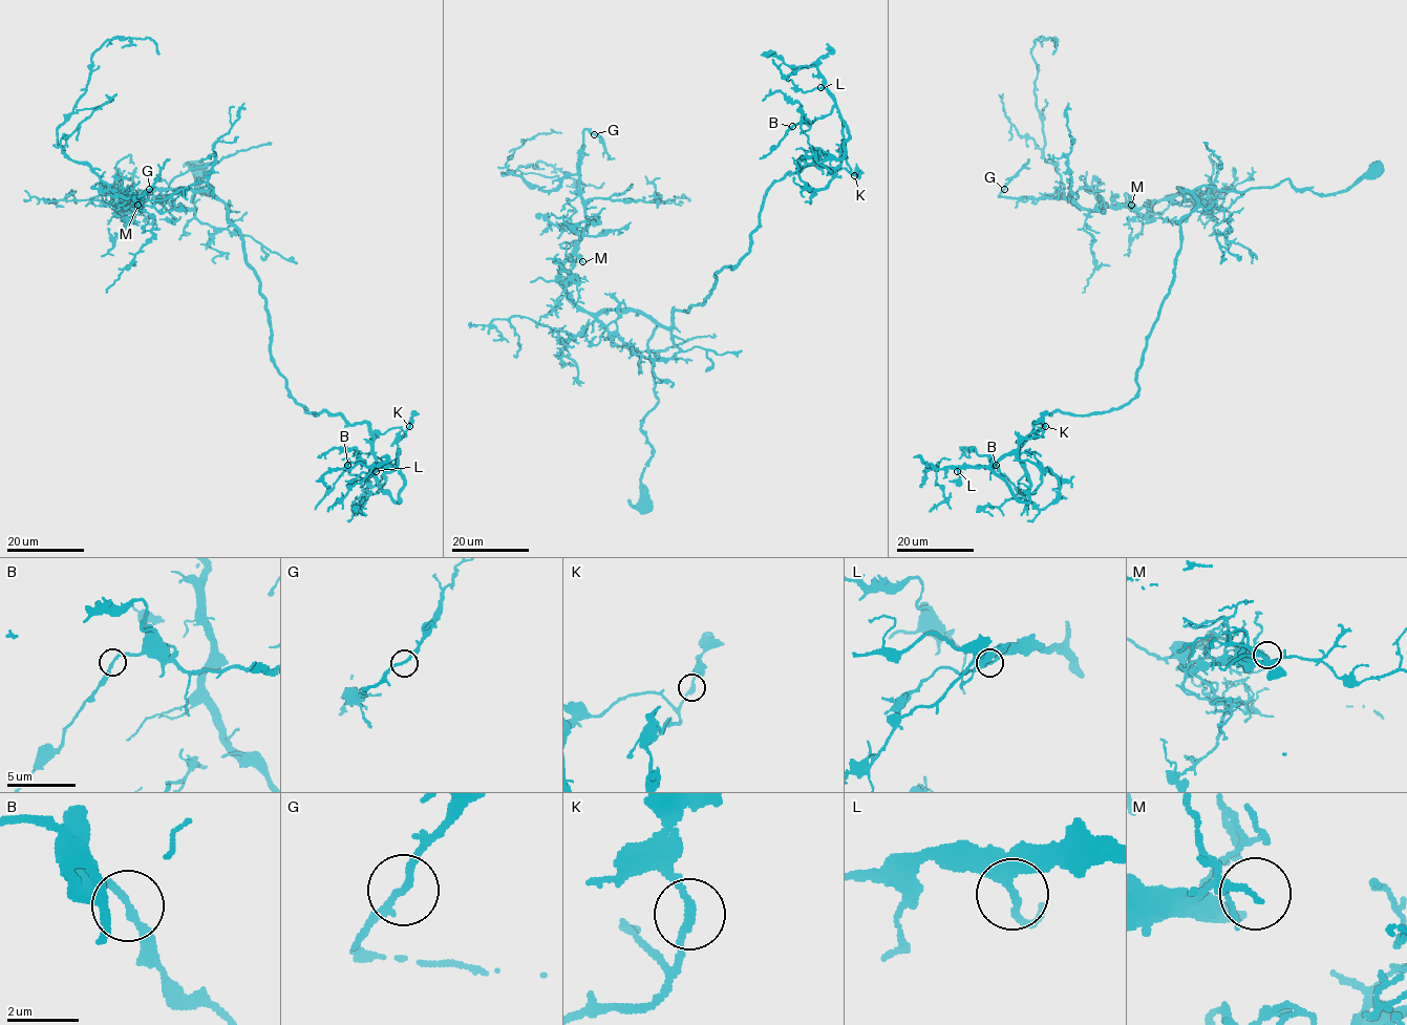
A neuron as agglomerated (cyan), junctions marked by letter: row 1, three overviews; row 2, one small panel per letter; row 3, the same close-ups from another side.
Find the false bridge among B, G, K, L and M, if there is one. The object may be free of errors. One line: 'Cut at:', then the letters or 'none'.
Cut at: M

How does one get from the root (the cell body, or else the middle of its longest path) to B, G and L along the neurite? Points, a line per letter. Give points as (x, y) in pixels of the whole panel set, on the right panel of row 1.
B: (1374, 170), (1325, 195), (1288, 179), (1198, 186), (1136, 396), (1045, 413), (1040, 435), (976, 467), (996, 465)
G: (1374, 170), (1325, 195), (1284, 179), (1093, 211), (1003, 189)
L: (1374, 170), (1325, 195), (1288, 179), (1198, 186), (1136, 396), (1101, 412), (1045, 413), (1040, 435), (957, 470)

